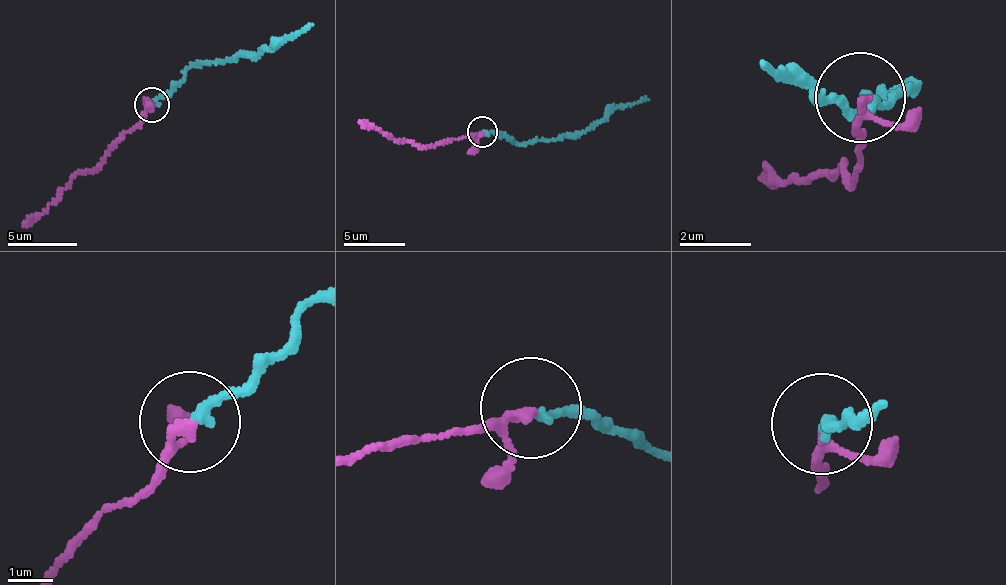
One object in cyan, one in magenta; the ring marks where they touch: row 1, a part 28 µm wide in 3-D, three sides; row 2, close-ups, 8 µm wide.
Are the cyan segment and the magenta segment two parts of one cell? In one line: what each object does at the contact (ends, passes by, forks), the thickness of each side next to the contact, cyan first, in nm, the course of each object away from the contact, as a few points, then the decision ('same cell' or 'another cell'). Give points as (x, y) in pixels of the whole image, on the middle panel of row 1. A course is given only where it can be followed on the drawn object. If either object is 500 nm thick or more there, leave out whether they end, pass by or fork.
cyan ends | magenta passes by | 200/170 nm | cyan via (483, 132), (520, 144), (578, 136), (616, 109), (648, 100) | magenta via (483, 132), (427, 147), (359, 122) | same cell

